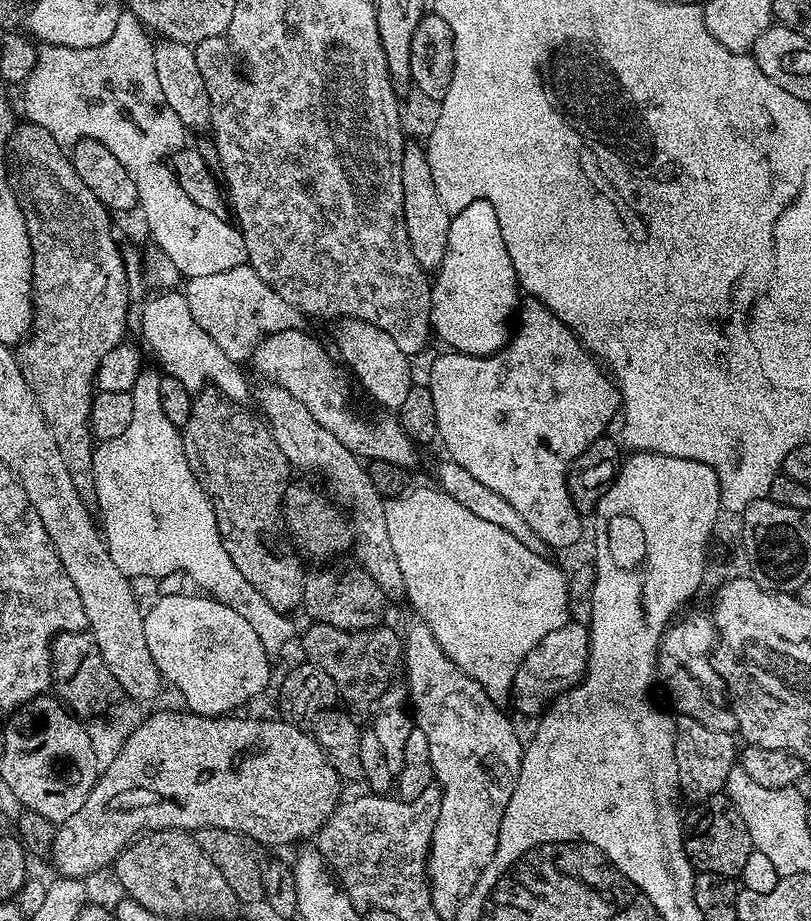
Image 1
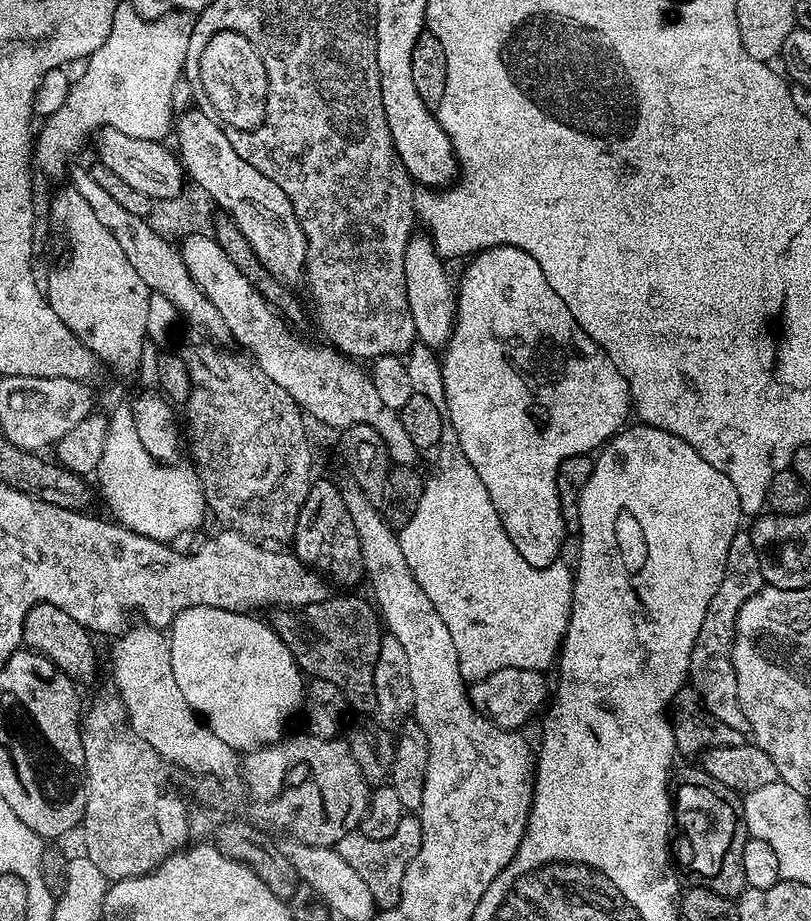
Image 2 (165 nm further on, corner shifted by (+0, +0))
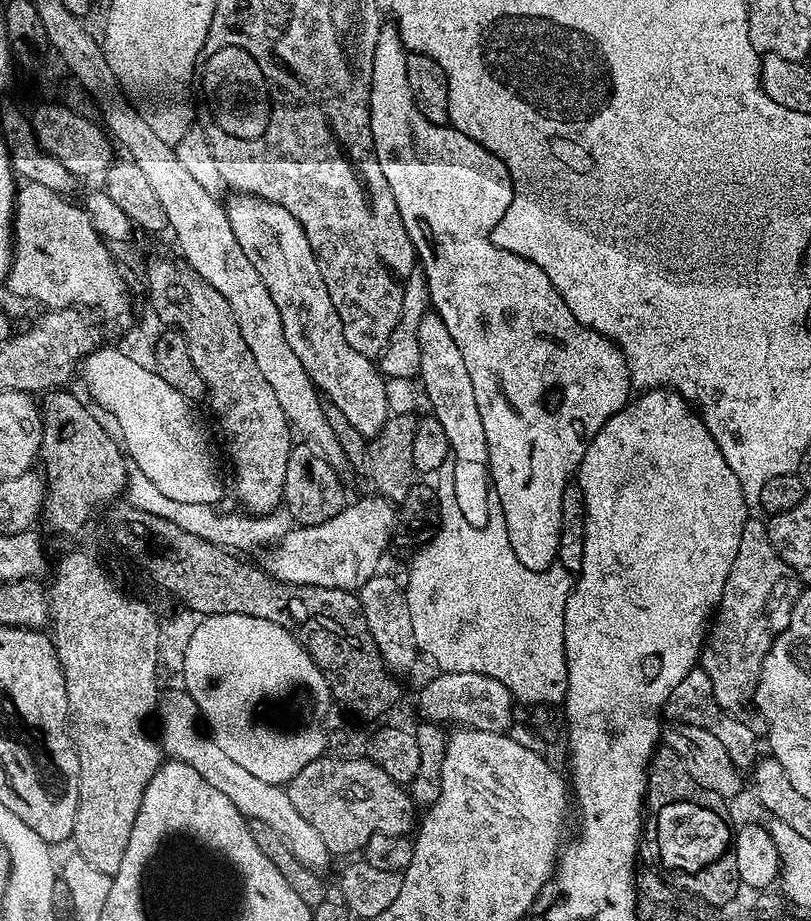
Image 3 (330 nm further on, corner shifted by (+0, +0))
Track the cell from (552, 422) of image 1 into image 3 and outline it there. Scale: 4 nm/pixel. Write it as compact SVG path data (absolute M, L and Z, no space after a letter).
M388 22L383 25L378 34L378 46L374 46L374 74L370 86L370 128L374 138L374 150L378 158L378 166L382 166L382 174L386 182L390 182L390 194L394 194L394 202L398 202L398 214L402 218L402 226L406 226L406 234L416 251L416 259L419 267L424 267L424 280L428 283L428 296L432 299L431 307L442 318L446 324L446 330L450 330L450 338L458 346L458 354L462 354L462 362L466 362L466 371L470 373L470 383L474 386L474 402L478 402L478 414L482 414L482 430L486 432L486 446L488 447L488 459L486 461L487 475L490 477L492 488L498 494L498 502L502 506L502 514L506 518L506 530L508 531L508 545L514 550L518 562L522 562L530 570L545 572L551 564L557 563L556 551L558 550L558 534L562 522L562 490L570 482L568 476L579 469L582 458L586 454L588 444L606 426L606 422L618 410L622 410L628 404L630 393L633 391L632 379L626 366L626 358L612 341L602 334L598 334L589 328L583 328L570 314L570 306L562 302L562 294L554 290L554 282L546 278L546 274L534 262L522 258L513 252L502 250L494 246L490 233L498 222L502 222L502 214L506 214L506 206L512 201L512 179L510 170L486 146L474 142L466 134L448 124L435 124L430 122L418 110L414 102L414 94L404 83L404 58L406 52L403 47L398 46L398 33L395 23Z

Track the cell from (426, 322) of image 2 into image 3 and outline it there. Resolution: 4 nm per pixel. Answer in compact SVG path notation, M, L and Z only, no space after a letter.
M428 310L424 317L416 320L418 326L418 354L420 355L419 383L422 385L422 396L429 404L431 415L442 422L446 430L448 446L453 457L464 464L483 465L488 459L486 432L482 430L482 414L478 414L478 402L474 402L474 386L470 383L470 373L466 371L466 362L458 354L450 330L434 310Z

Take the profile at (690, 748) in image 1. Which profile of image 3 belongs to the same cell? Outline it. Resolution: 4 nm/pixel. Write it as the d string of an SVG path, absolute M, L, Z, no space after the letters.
M700 667L690 669L686 678L682 678L682 682L678 682L674 690L670 690L670 698L664 703L662 712L669 721L710 730L710 734L714 734L714 738L718 738L718 742L726 746L726 754L730 754L730 762L734 762L734 766L742 770L755 769L758 759L756 753L758 738L754 730L743 724L740 717L731 716L726 710L722 710L722 706L718 706L714 698L714 686L710 686L710 678Z

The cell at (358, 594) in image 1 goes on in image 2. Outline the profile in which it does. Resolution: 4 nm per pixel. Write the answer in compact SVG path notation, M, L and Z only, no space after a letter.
M313 479L306 494L302 510L298 510L298 526L290 541L296 556L302 563L323 574L333 585L341 584L348 590L351 584L361 583L364 576L364 559L360 553L358 530L346 510L346 502L341 485L328 480Z

